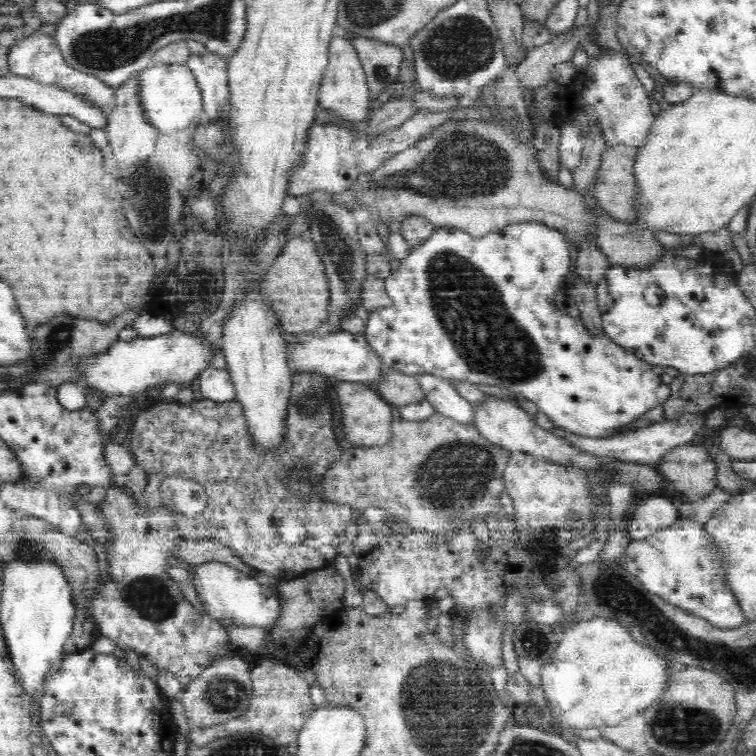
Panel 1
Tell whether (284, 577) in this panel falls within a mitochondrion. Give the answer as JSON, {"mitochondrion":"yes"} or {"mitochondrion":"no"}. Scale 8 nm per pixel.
{"mitochondrion":"no"}

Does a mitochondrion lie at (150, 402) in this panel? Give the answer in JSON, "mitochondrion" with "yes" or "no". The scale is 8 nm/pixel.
{"mitochondrion":"no"}

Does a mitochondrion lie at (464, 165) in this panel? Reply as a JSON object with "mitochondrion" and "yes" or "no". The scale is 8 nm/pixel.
{"mitochondrion":"yes"}

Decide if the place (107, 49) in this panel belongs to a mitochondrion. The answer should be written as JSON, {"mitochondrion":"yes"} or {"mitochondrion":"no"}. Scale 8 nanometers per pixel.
{"mitochondrion":"yes"}

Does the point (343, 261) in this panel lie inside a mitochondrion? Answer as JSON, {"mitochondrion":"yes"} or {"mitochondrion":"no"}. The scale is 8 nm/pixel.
{"mitochondrion":"yes"}

